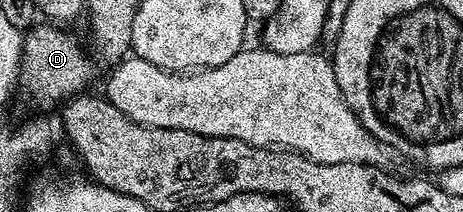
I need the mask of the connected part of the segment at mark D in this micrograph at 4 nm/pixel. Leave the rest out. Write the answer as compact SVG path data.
M35 25L23 35L23 51L19 57L20 88L27 87L27 95L39 107L51 107L80 94L95 75L95 63L83 52L83 47L59 25Z

